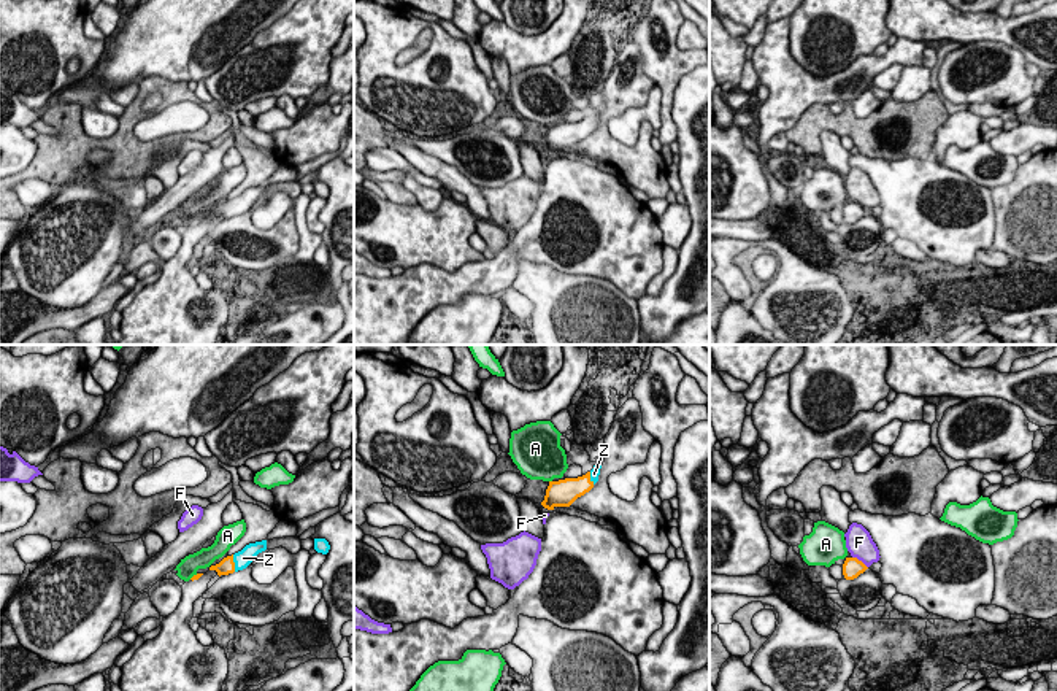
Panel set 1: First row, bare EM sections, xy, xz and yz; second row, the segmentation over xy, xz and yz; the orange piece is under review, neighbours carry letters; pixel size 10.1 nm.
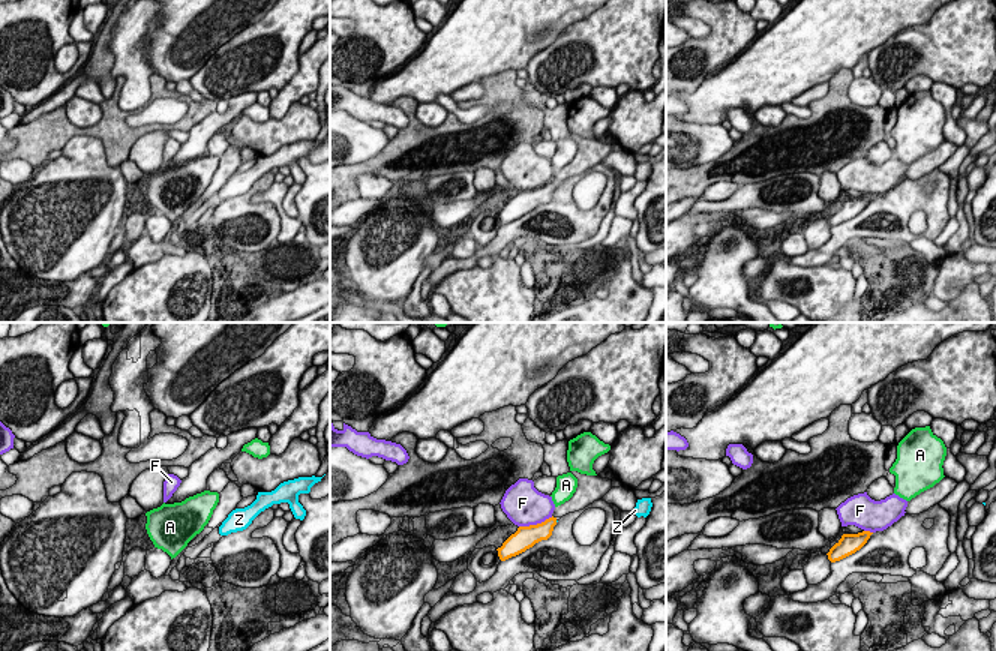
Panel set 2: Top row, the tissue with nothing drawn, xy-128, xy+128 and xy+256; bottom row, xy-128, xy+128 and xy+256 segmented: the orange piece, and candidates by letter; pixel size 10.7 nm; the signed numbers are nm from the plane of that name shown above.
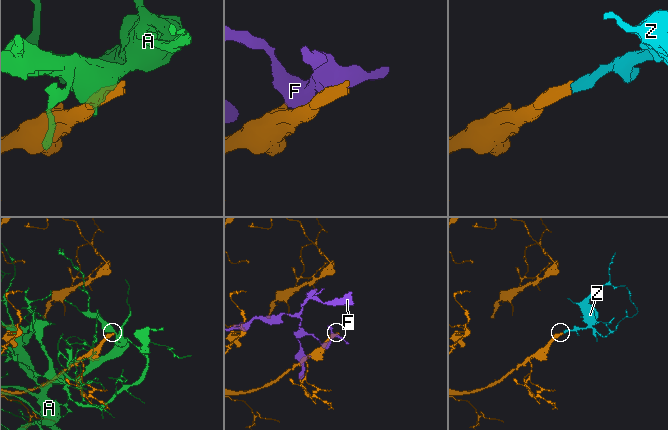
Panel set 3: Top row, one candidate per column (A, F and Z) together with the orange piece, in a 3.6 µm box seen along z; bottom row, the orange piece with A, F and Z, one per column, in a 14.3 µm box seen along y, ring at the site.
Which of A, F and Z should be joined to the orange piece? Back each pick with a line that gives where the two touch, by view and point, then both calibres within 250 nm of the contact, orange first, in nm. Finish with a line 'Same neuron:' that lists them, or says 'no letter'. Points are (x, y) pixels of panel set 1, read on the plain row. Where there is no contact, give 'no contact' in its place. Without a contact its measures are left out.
Z: meets orange in xy at (234, 207); 160 nm thick on the orange side, 170 nm on the other
Same neuron: Z

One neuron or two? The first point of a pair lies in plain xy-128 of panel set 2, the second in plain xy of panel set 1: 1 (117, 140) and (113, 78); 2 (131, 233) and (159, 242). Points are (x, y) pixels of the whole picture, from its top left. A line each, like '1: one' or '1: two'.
1: two
2: two

